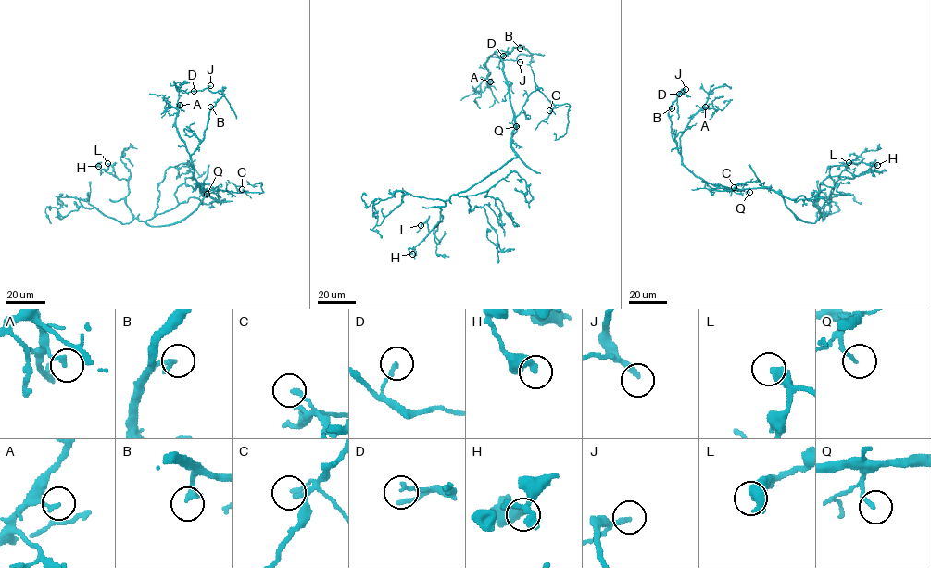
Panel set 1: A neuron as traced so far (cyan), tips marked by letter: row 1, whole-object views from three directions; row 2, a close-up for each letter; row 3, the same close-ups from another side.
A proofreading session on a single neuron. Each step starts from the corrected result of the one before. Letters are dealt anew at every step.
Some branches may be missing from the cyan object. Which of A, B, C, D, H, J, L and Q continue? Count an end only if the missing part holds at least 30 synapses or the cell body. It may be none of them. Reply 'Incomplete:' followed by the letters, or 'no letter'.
Incomplete: J

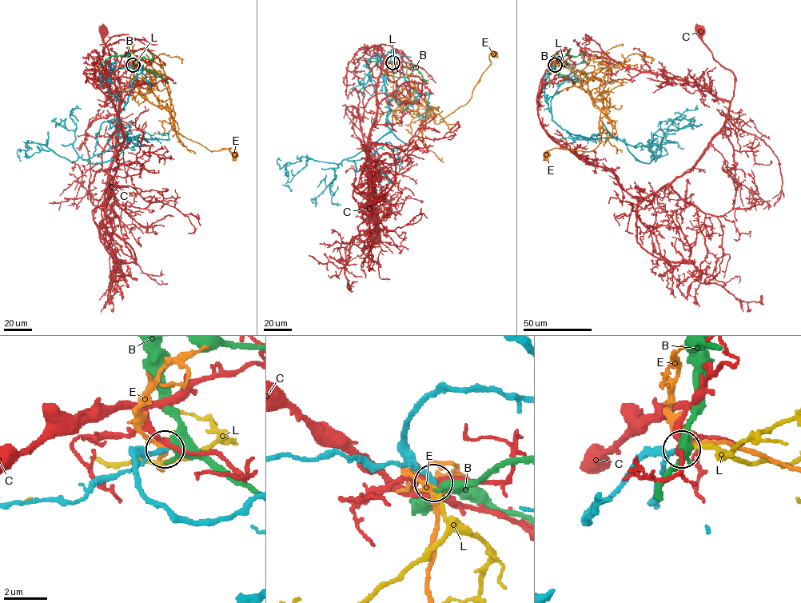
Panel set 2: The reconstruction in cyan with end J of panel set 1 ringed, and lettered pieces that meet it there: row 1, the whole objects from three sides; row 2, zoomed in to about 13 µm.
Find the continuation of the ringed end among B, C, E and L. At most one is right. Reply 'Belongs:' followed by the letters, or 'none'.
Belongs: L

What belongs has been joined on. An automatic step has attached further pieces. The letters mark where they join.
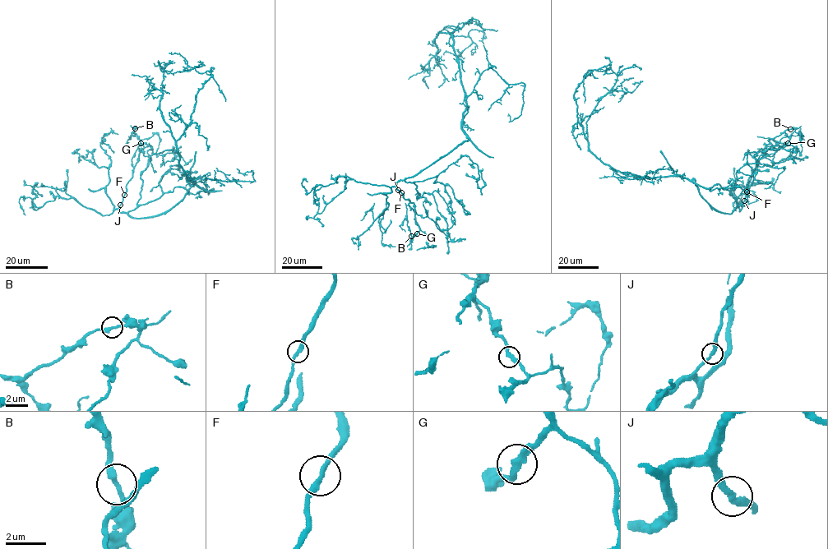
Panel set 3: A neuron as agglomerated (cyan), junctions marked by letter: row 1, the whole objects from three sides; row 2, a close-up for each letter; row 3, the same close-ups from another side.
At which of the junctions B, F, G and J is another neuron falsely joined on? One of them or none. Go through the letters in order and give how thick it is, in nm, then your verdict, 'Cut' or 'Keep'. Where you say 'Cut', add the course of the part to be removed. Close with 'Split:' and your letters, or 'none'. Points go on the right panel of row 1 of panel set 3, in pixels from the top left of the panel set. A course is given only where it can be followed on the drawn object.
B: Thickness 280 nm. Keep
F: Thickness 280 nm. Keep
G: Thickness 320 nm. Keep
J: Thickness 280 nm. Keep
Split: none

